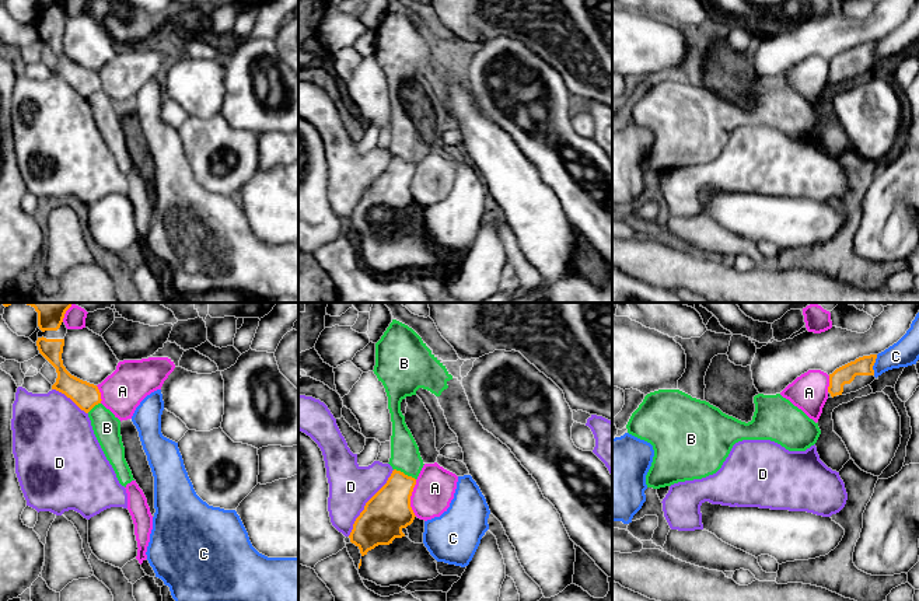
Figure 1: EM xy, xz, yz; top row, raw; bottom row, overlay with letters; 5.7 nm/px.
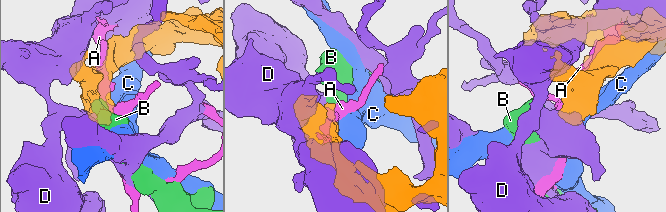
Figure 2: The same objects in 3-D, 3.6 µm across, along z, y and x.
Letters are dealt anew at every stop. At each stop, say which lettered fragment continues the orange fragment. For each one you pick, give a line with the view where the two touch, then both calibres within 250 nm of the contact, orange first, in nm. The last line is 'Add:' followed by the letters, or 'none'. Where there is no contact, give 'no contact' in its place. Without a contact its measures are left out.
Add: none

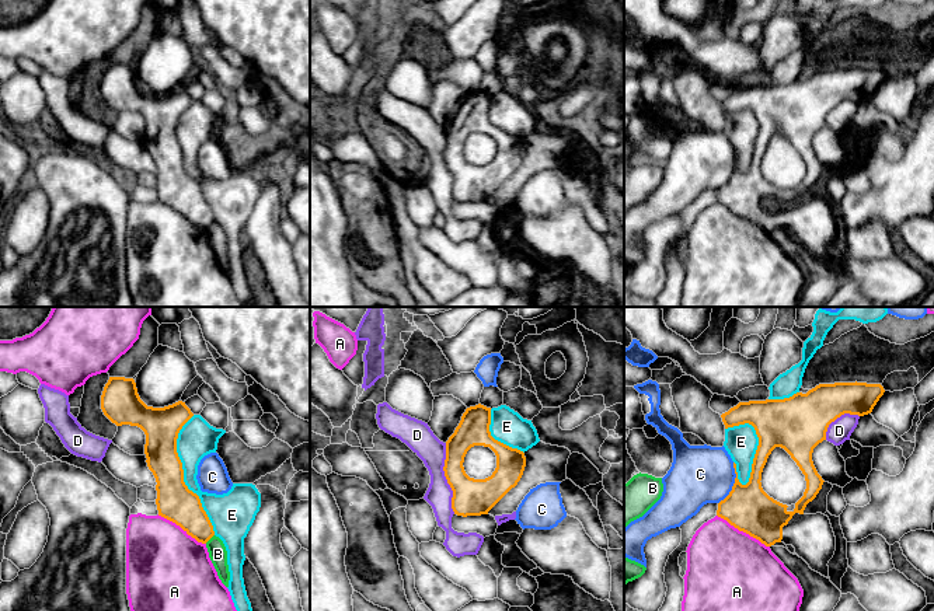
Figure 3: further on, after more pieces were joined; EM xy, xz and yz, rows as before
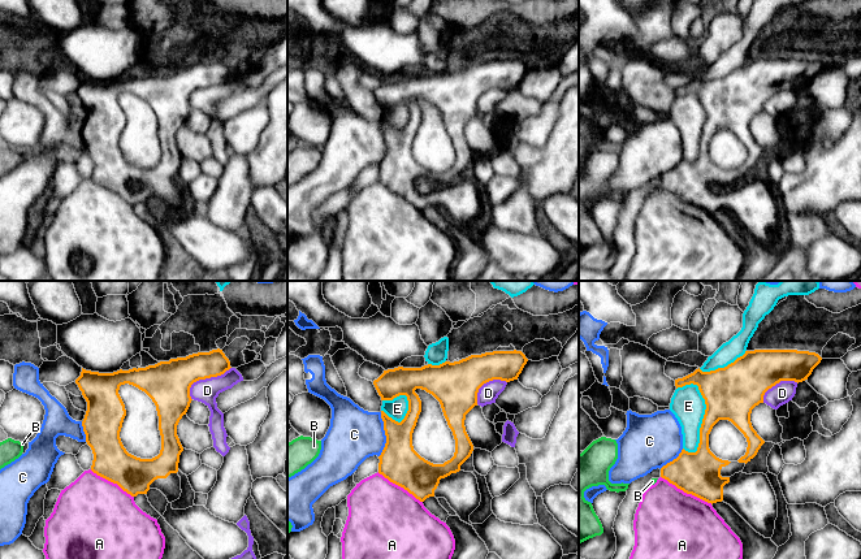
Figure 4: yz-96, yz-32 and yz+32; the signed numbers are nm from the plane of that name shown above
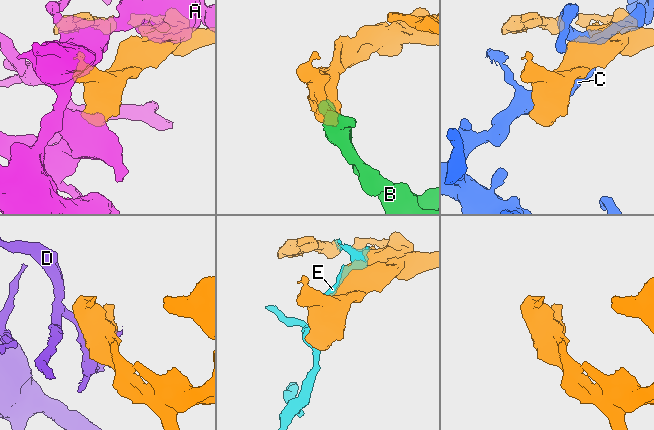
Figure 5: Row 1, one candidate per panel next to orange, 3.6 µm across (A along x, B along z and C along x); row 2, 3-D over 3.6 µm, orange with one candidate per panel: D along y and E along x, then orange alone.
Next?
Add: none

